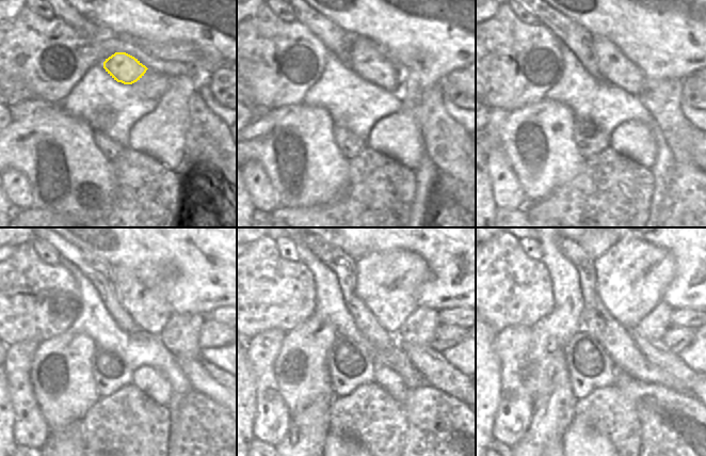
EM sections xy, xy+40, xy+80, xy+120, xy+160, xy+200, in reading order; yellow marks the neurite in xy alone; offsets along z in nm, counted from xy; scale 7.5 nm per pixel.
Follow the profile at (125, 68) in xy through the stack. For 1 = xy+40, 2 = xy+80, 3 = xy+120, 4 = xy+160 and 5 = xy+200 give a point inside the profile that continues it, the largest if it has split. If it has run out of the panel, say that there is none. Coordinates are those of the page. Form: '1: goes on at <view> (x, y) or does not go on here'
1: goes on at xy+40 (365, 60)
2: goes on at xy+80 (615, 67)
3: goes on at xy+120 (146, 301)
4: goes on at xy+160 (388, 282)
5: goes on at xy+200 (631, 276)

